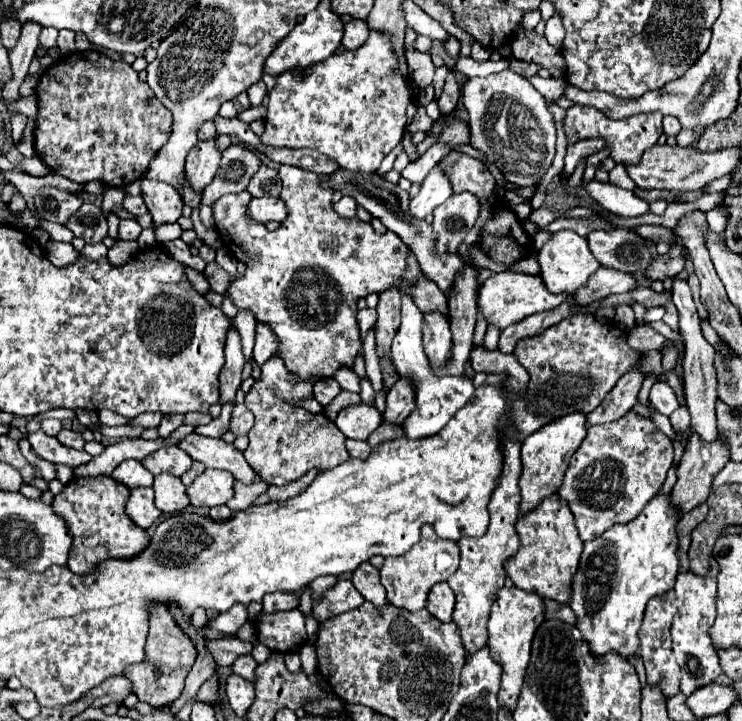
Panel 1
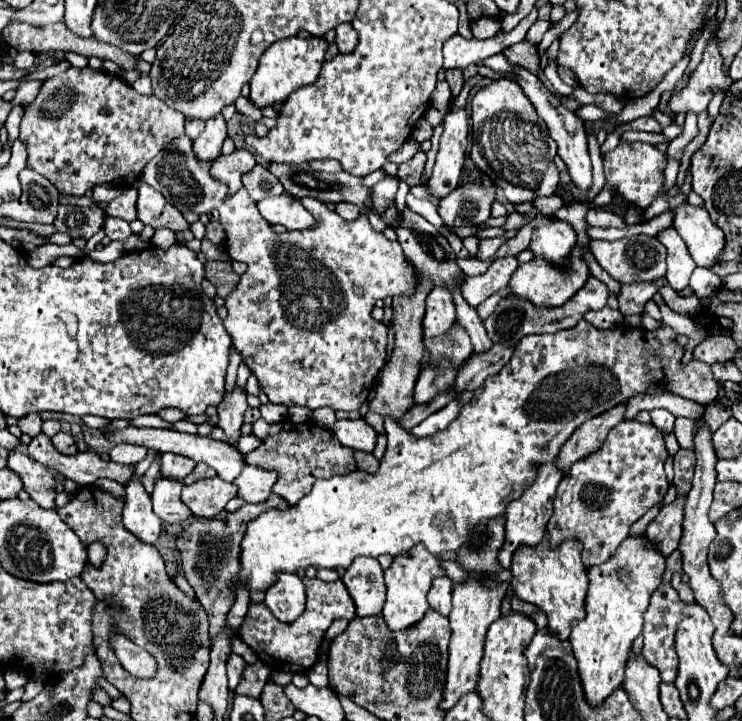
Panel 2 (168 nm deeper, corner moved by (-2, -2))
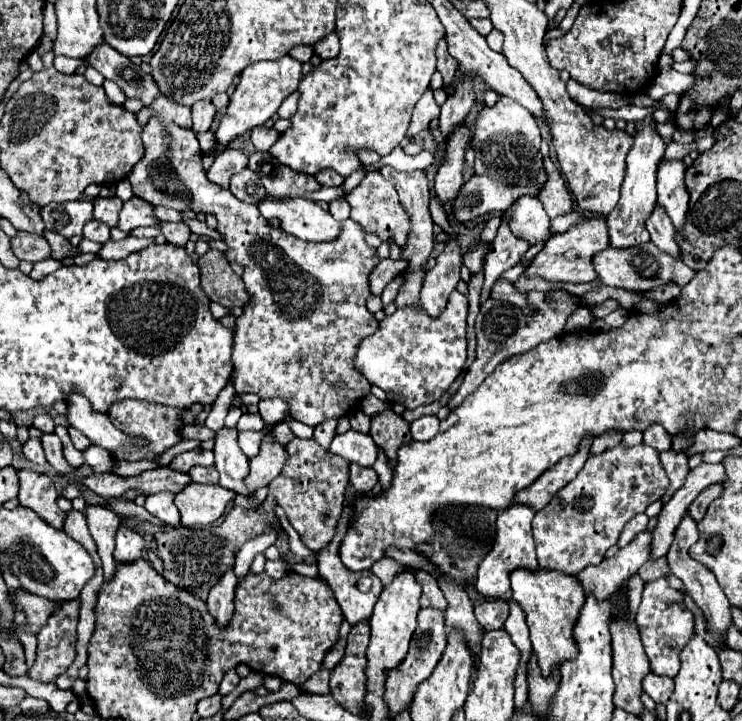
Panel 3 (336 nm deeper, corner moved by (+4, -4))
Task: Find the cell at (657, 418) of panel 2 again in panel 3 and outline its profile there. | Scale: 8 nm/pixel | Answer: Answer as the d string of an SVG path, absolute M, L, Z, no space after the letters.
M653 424L643 432L643 444L655 448L657 452L665 452L671 448L671 436L665 432L663 426Z

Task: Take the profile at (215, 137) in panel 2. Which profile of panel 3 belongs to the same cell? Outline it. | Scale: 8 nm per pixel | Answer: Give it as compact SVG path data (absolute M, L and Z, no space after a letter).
M199 100L199 104L193 104L191 110L193 110L193 132L209 130L215 118L215 106L207 100Z

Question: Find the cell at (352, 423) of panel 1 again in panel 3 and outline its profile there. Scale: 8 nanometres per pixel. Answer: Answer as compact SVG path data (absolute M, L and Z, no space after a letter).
M355 430L337 434L331 442L331 452L363 468L371 468L377 460L377 446L371 440L371 436L355 432Z

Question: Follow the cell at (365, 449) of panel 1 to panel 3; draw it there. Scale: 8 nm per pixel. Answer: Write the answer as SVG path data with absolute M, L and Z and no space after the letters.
M351 464L349 470L351 470L349 480L357 492L371 492L375 488L379 478L377 478L377 472L373 468L361 468L357 464Z

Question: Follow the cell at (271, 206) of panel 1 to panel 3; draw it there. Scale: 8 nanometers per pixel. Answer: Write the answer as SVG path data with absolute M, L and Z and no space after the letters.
M303 198L285 202L259 202L257 206L267 220L277 216L281 220L281 228L299 240L331 242L341 232L341 222L337 222L319 204Z

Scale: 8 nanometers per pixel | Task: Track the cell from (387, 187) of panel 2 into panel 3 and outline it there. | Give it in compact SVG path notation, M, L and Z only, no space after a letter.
M367 172L365 178L359 182L359 186L353 192L349 192L345 198L351 206L349 218L357 222L365 230L365 234L377 234L381 242L387 242L387 244L395 242L401 248L403 244L407 244L407 236L411 234L411 222L409 222L407 210L403 210L399 204L399 196L391 180L383 178L379 172Z

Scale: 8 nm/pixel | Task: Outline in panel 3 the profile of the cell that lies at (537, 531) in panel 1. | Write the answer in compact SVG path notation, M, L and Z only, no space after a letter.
M515 570L511 574L511 596L519 602L519 606L525 612L533 642L533 654L537 656L541 674L547 678L557 666L561 666L565 660L573 660L579 654L573 638L573 628L585 604L583 588L573 576L567 576L563 572Z

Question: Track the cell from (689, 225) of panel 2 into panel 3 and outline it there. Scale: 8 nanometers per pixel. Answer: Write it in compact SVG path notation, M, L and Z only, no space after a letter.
M663 160L663 164L659 164L659 172L657 172L657 202L667 210L667 216L673 220L675 228L683 228L685 224L685 212L689 210L689 194L685 188L685 170L687 166L681 160Z

